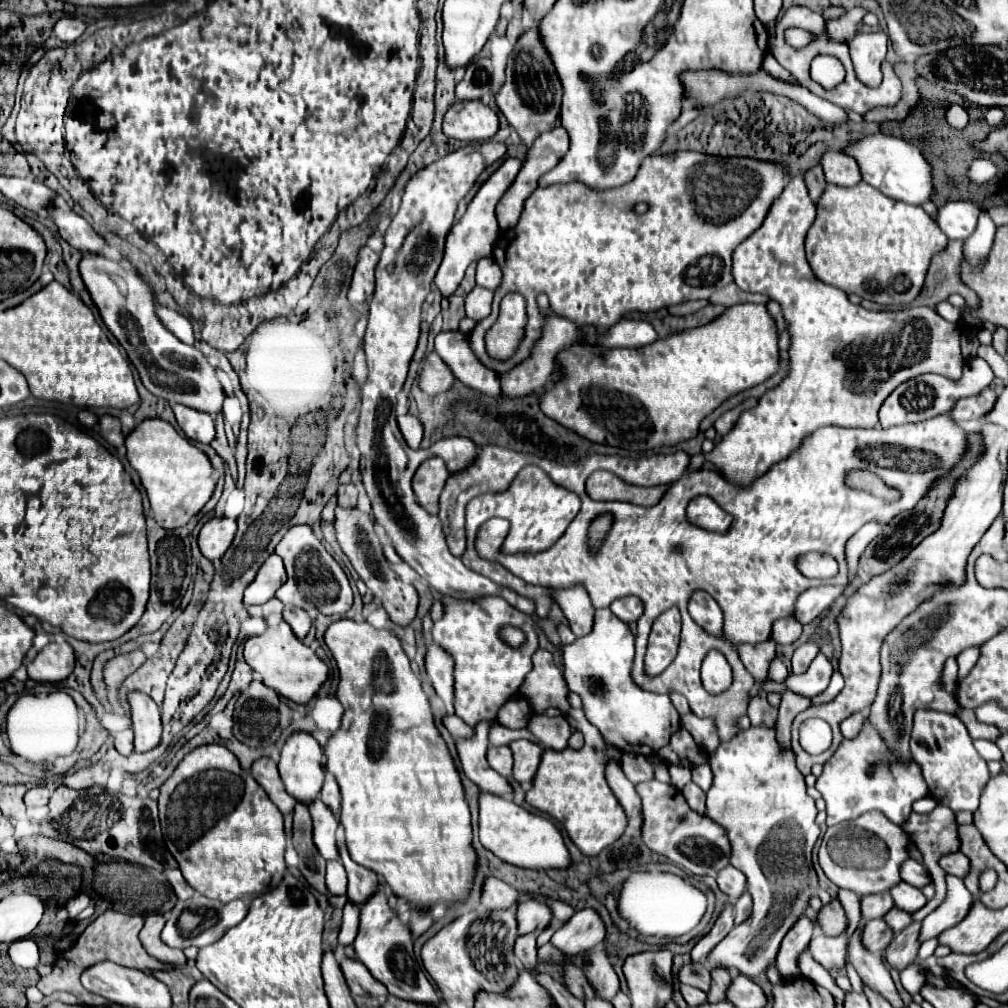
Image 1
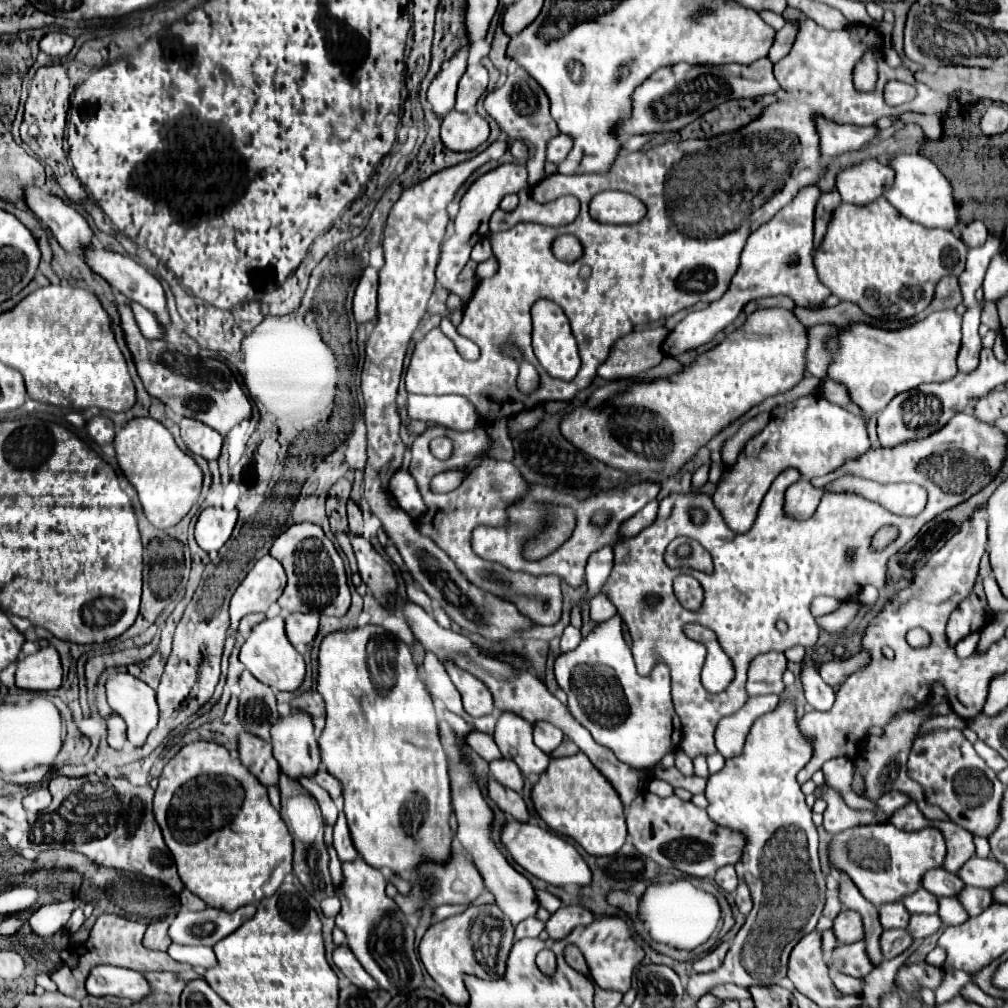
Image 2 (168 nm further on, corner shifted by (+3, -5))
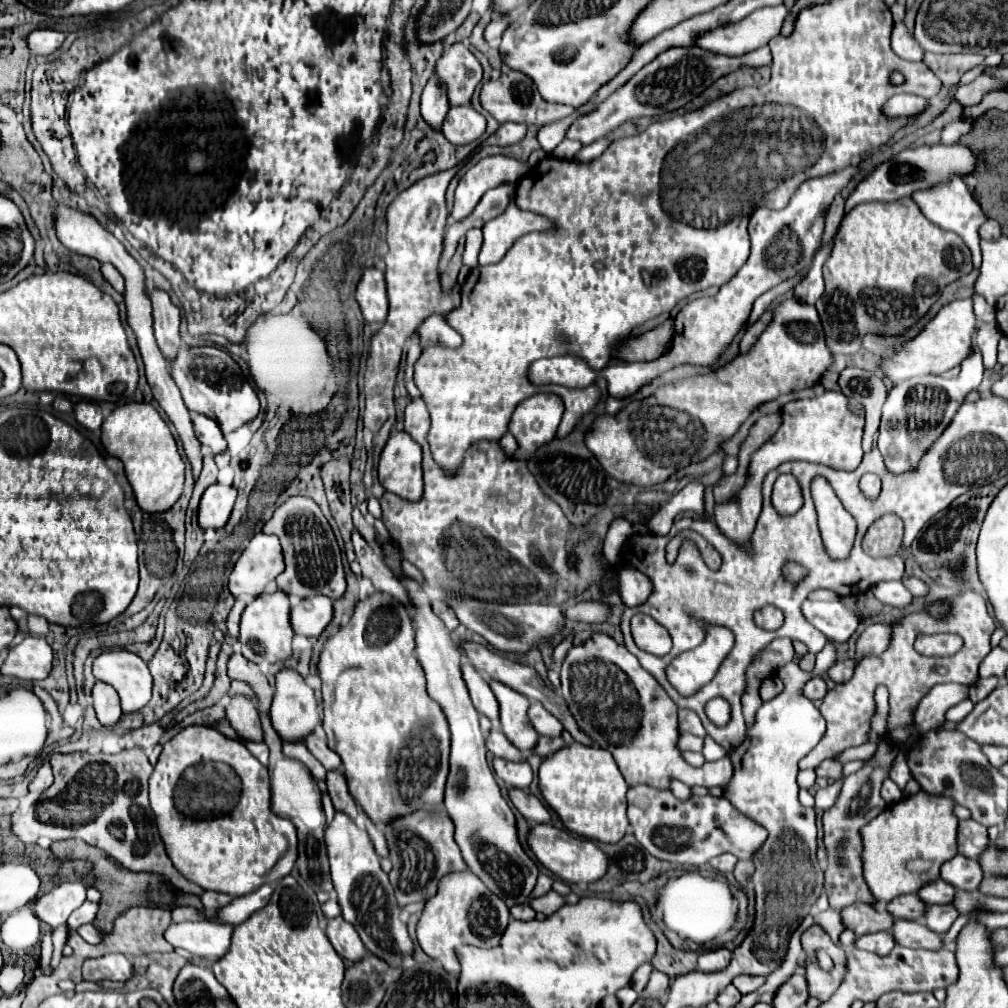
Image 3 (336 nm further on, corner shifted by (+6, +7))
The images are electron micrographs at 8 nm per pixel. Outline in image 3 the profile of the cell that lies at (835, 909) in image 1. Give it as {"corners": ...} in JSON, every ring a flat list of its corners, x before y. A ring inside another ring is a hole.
{"corners":[[856,902,844,908,840,914,842,914,844,926,854,930,858,936,880,932,880,930,892,930,894,926,894,918,886,914,886,910,878,912,874,906,864,902]]}

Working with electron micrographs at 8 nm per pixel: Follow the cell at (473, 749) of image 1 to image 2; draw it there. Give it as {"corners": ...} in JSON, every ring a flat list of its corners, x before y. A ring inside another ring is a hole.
{"corners":[[491,776,487,778,485,790,487,790,487,796,489,796,505,814,517,818,519,822,527,822,527,820,529,820,527,806,525,806,525,802,523,802,523,798,521,798,519,792,501,786,501,784,495,782]]}

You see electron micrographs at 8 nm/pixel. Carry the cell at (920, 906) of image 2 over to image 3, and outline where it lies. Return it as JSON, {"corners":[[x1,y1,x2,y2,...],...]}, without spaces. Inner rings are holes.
{"corners":[[938,880,938,882,932,882,930,886,924,886,924,890,920,890,918,896,924,898,928,906,930,904,950,904,956,896,956,888,944,880]]}

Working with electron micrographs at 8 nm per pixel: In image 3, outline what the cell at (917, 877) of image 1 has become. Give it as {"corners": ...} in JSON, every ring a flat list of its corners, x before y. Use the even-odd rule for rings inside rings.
{"corners":[[962,854,948,860,942,866,940,874,942,874,942,880,952,884,956,890,964,890,964,892,978,890,980,882,984,880,984,870,980,868,980,862,972,860,972,858,964,858],[970,884,974,884,974,886,970,886]]}

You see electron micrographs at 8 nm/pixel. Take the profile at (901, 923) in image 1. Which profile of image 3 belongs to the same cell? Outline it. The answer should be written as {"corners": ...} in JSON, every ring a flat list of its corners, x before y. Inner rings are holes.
{"corners":[[946,904,946,906,928,906,928,910,926,910,928,928,938,932,938,934,946,934,958,916,960,916,960,912,952,904]]}

